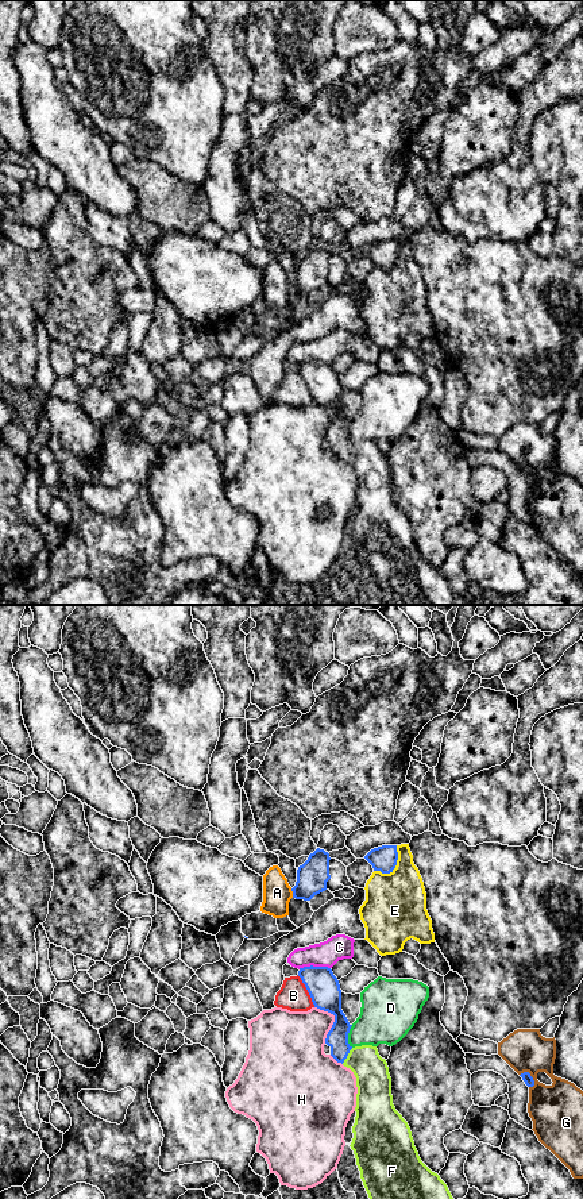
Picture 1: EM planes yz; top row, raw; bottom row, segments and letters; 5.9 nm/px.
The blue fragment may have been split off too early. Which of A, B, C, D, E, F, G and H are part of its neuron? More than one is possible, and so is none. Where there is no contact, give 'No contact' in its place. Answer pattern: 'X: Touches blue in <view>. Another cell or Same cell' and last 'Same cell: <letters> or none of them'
A: Touches blue in yz. Another cell
B: Touches blue in yz. Another cell
C: Touches blue in yz. Another cell
D: Touches blue in yz. Another cell
E: Touches blue in yz. Another cell
F: Touches blue in yz. Same cell
G: Touches blue in yz. Another cell
H: Touches blue in yz. Another cell
Same cell: F

